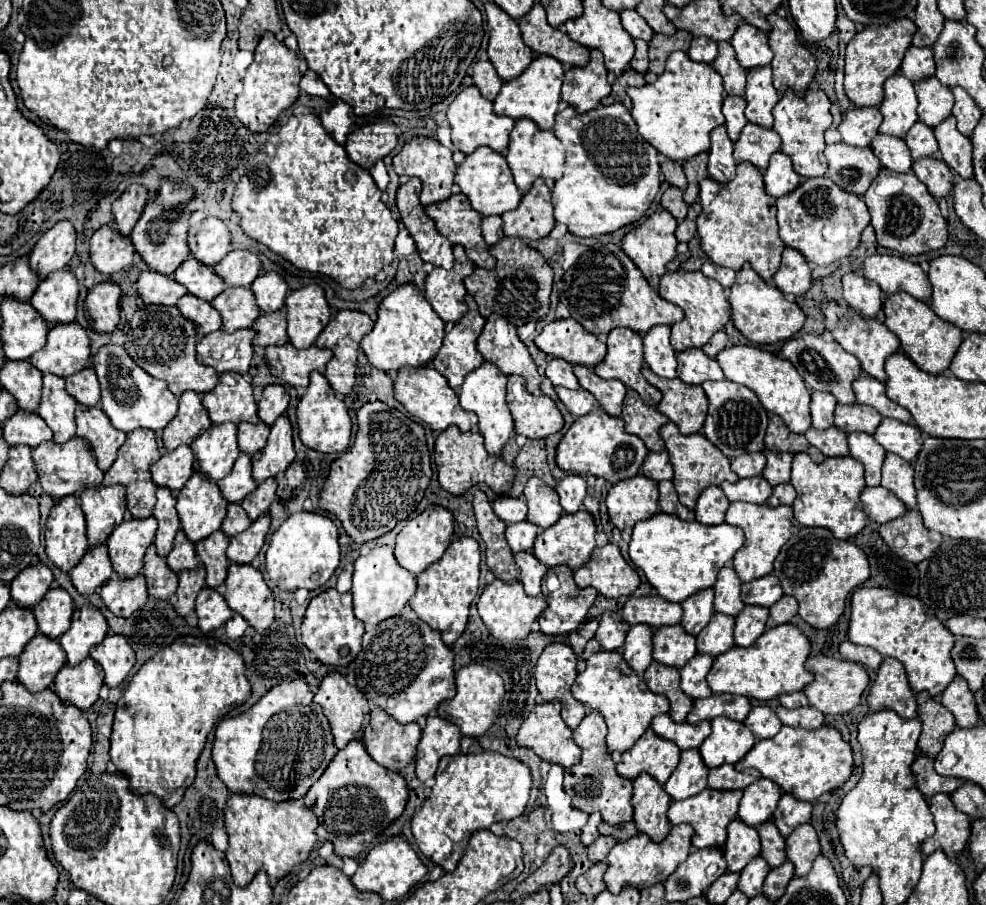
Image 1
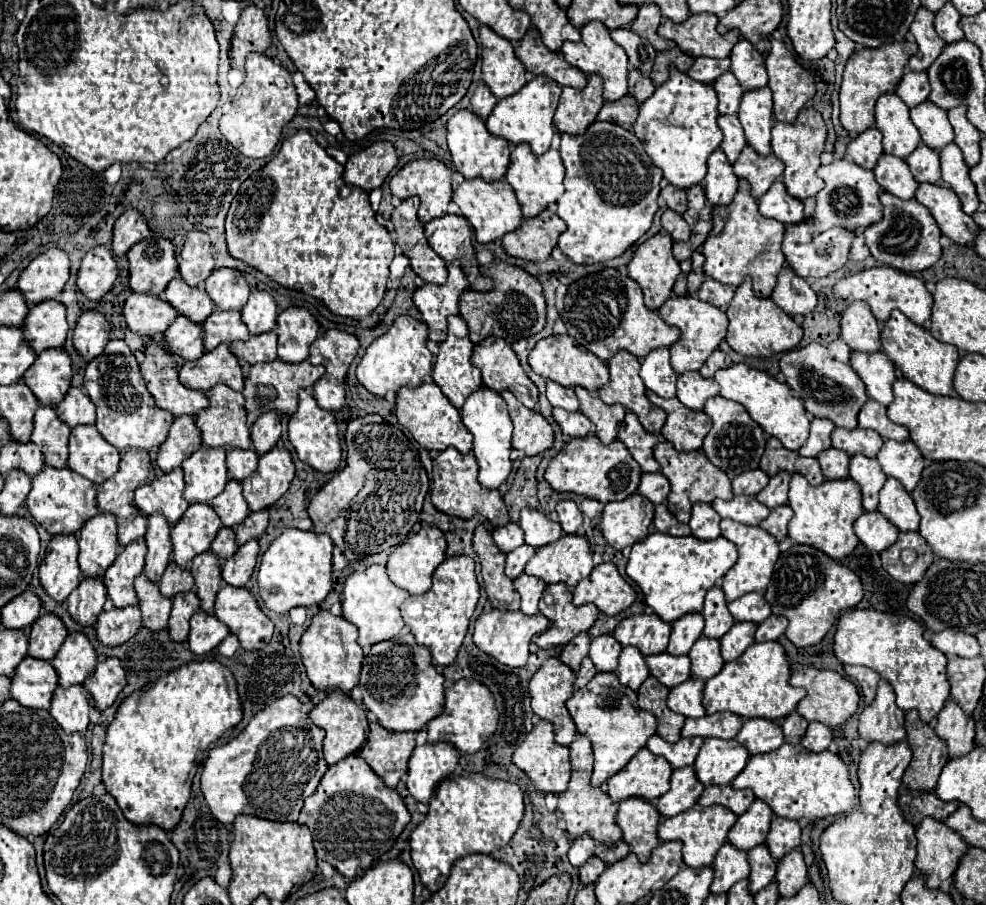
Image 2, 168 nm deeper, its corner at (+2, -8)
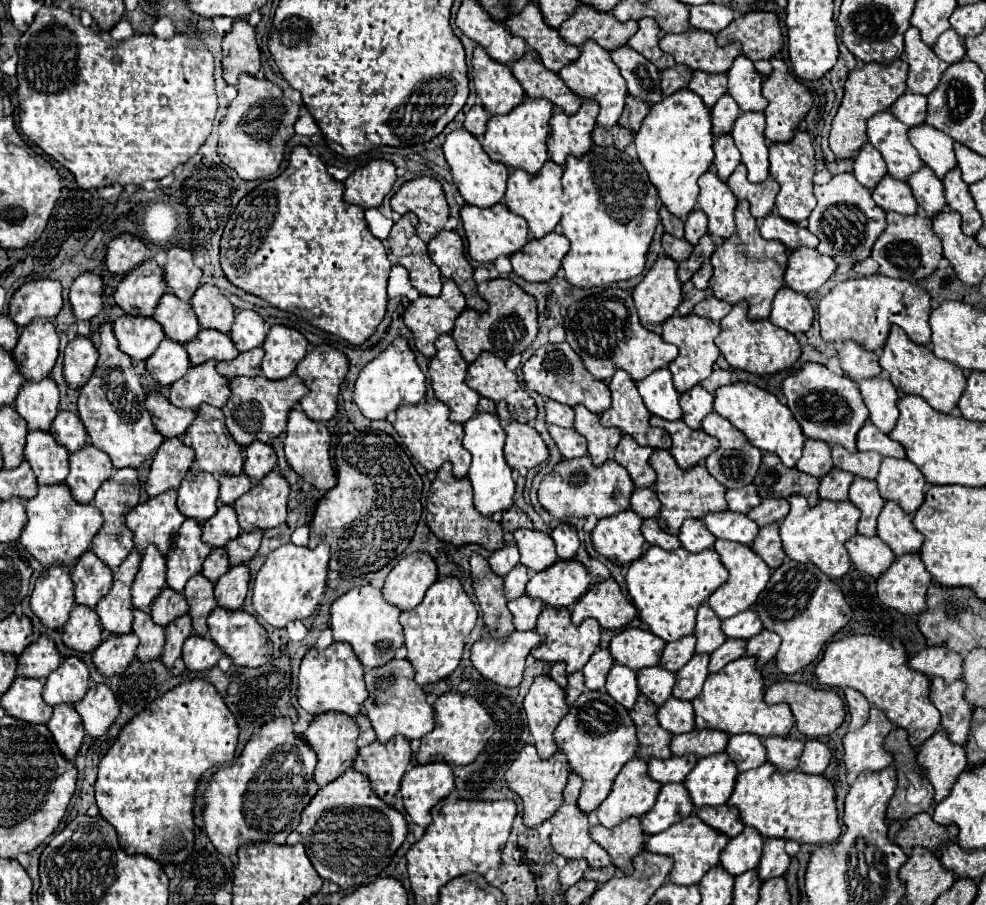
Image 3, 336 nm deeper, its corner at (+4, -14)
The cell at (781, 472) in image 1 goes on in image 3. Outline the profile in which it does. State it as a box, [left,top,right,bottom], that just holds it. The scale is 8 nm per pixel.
[748,498,790,526]

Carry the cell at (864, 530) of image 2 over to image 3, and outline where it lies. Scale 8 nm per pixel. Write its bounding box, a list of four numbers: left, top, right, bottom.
[846,534,894,578]

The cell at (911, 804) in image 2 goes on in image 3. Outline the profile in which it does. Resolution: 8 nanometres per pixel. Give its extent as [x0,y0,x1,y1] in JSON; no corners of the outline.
[888,812,958,854]

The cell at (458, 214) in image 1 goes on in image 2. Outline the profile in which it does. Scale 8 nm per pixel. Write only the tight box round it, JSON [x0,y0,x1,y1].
[424,214,492,292]

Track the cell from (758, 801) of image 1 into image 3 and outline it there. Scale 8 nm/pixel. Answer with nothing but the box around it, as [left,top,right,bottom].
[720,826,764,876]

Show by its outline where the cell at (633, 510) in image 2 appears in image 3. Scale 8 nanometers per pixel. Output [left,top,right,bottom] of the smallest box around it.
[592,510,644,564]

